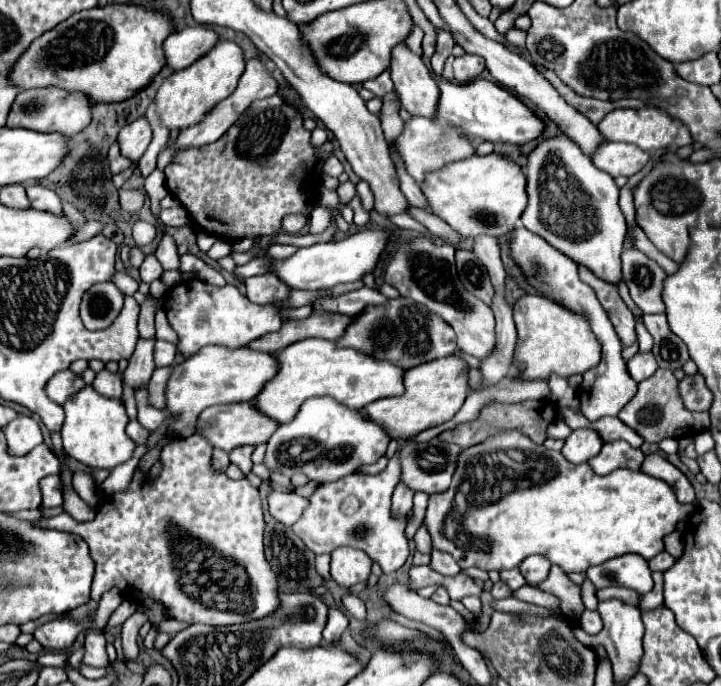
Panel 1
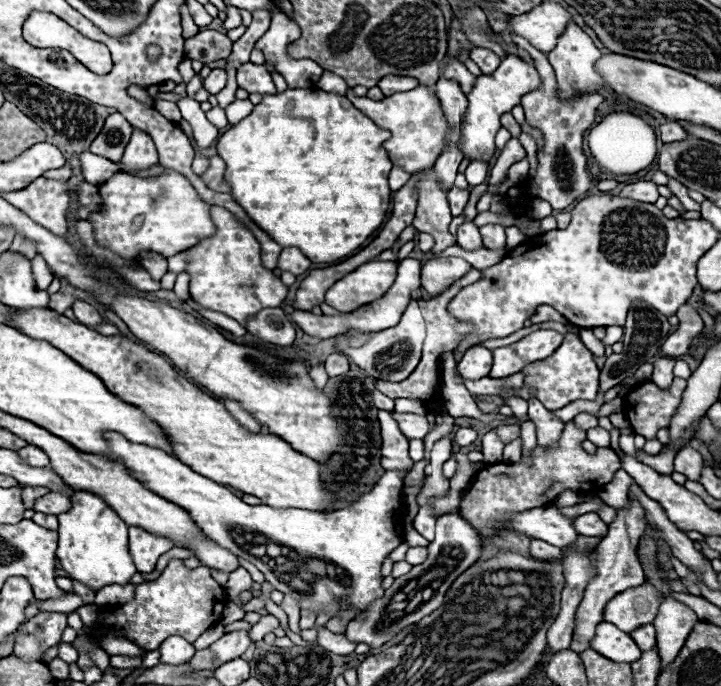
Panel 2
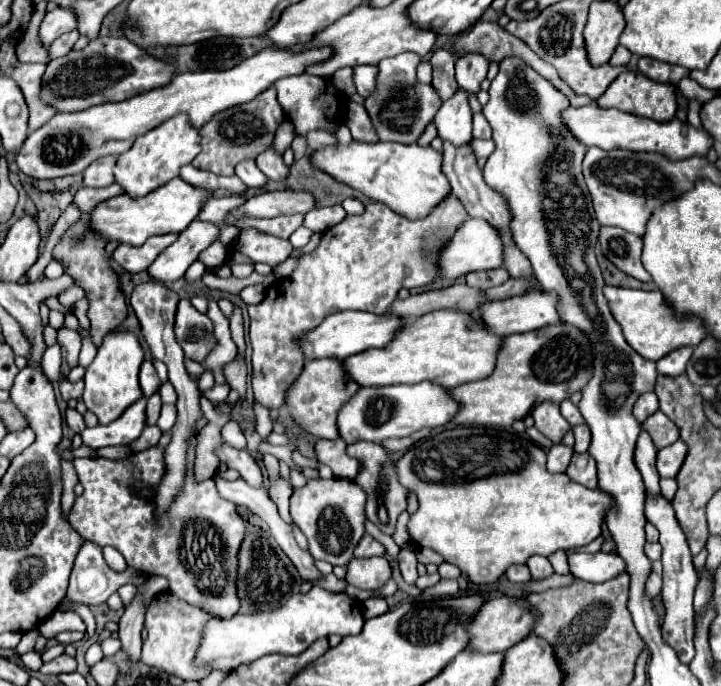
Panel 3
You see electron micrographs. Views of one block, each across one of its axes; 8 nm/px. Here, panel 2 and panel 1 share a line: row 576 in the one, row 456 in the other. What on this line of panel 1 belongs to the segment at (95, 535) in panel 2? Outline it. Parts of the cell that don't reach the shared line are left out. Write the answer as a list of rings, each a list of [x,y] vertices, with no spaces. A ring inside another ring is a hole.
[[[86,384],[84,390],[72,394],[72,398],[68,398],[62,408],[66,412],[66,420],[62,426],[62,442],[70,458],[86,466],[108,470],[132,458],[136,444],[126,434],[128,416],[120,398],[104,398],[102,394],[96,394],[90,384]]]

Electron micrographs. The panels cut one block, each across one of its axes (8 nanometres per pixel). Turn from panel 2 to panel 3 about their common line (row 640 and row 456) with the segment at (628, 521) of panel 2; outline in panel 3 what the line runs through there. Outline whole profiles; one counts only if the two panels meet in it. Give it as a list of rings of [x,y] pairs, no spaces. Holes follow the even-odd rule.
[[[586,452],[586,454],[574,454],[568,468],[566,468],[566,476],[576,482],[582,484],[590,490],[594,490],[598,486],[598,478],[596,478],[596,462],[594,458]]]

